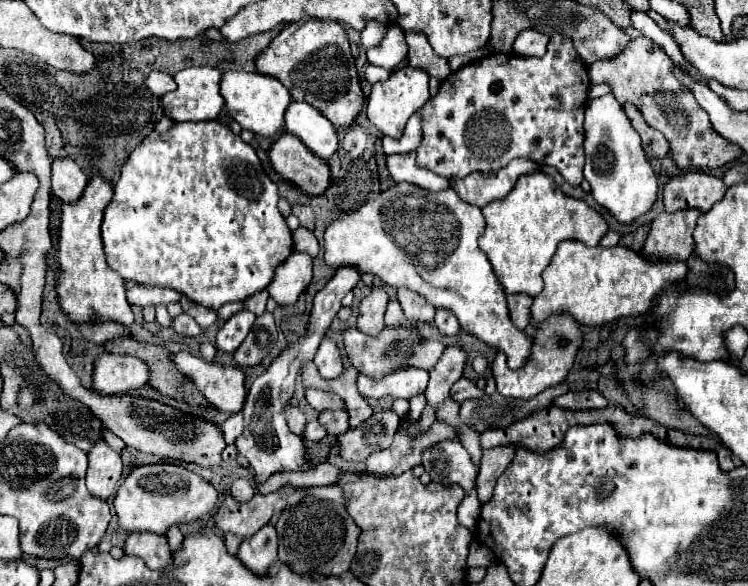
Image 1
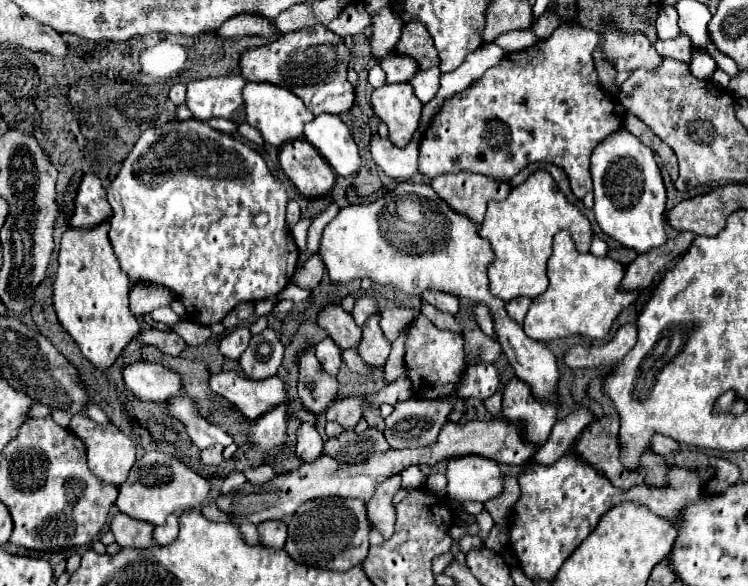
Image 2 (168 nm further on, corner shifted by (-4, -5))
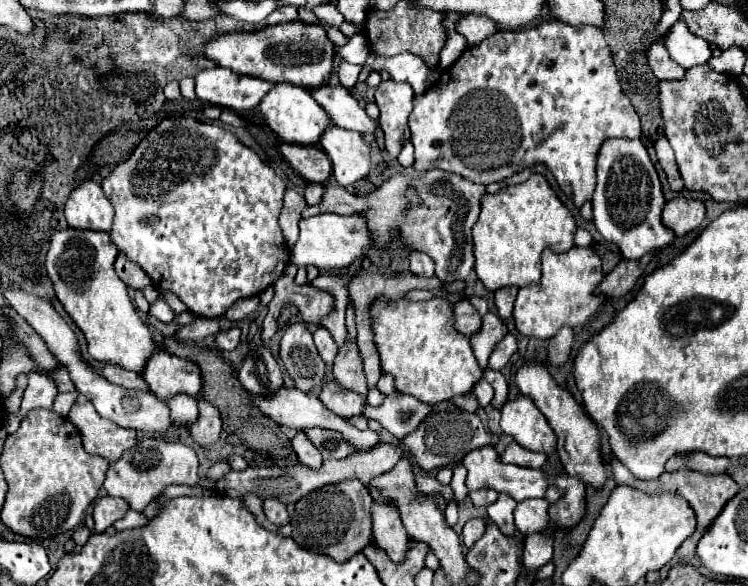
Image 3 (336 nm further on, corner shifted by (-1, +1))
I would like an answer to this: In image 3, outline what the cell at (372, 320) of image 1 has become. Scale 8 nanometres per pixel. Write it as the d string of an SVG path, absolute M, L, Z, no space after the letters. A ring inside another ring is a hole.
M349 339L345 343L345 347L339 349L335 363L333 363L333 375L335 375L337 383L341 383L345 389L367 395L363 359L361 359L361 353L359 353L355 339Z

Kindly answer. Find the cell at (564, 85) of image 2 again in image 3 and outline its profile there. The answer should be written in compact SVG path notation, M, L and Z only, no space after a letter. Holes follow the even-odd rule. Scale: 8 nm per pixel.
M557 19L513 33L495 33L479 45L467 47L425 95L415 97L409 129L417 171L443 169L489 185L517 173L513 169L545 163L577 207L591 199L595 189L595 157L601 143L609 137L641 137L639 117L621 91L603 31L593 25L573 27ZM515 129L519 129L519 139L513 137Z

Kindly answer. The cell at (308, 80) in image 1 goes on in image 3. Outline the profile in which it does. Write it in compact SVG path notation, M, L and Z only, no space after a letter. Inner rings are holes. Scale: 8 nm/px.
M289 21L251 33L227 33L215 37L215 41L205 45L205 55L235 73L261 77L271 83L285 81L305 89L327 85L335 65L333 41L327 37L325 29L321 25L307 25L303 21Z

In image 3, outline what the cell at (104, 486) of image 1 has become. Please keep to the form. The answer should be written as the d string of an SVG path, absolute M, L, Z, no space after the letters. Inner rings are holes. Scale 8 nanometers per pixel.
M83 395L77 397L67 419L79 429L85 451L99 455L109 463L119 461L123 451L135 445L135 429L123 429L113 421L103 419Z

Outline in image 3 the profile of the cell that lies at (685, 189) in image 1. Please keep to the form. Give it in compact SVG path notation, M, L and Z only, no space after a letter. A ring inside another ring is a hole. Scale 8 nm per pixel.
M675 197L667 201L663 209L663 225L667 225L677 237L683 237L685 233L697 229L705 217L707 217L705 203L697 199Z

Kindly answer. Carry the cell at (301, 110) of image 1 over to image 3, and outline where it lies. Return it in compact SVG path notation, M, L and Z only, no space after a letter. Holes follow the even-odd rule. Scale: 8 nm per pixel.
M329 125L319 139L319 145L329 155L333 175L341 187L353 185L369 173L369 145L363 141L361 133Z

